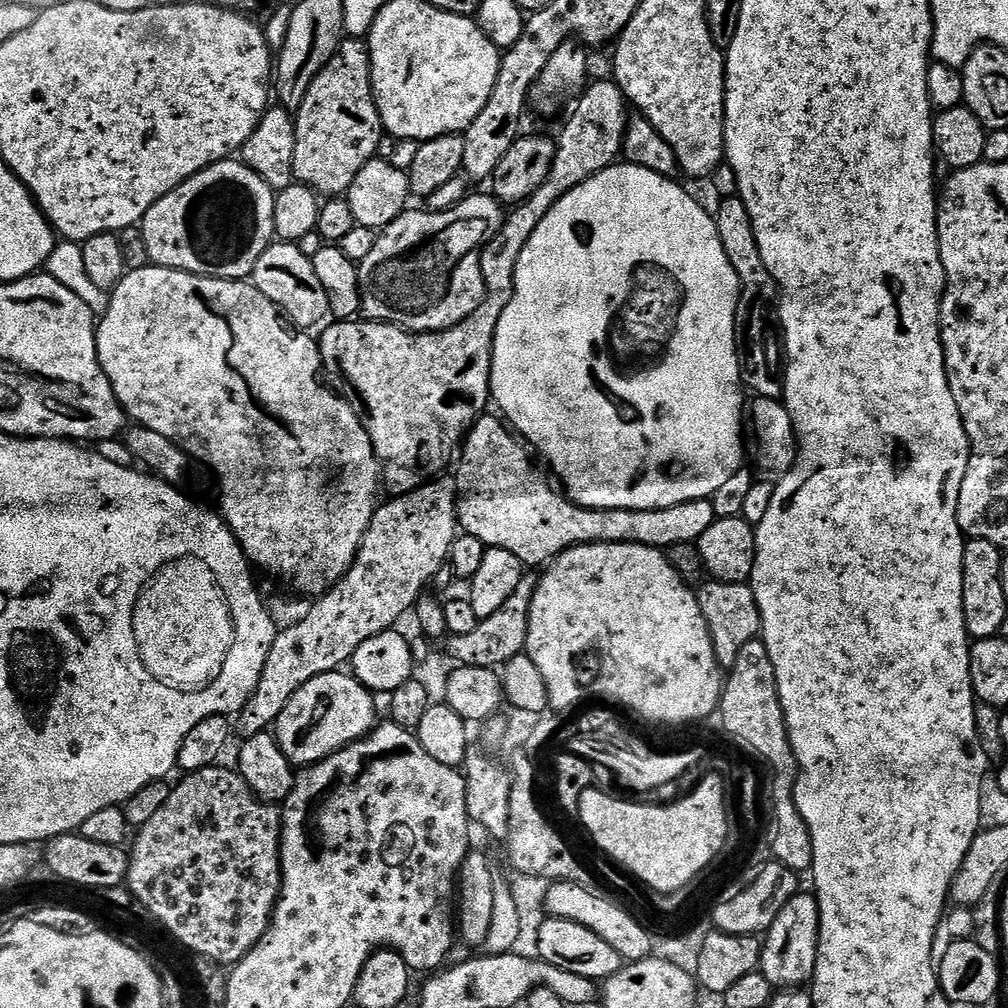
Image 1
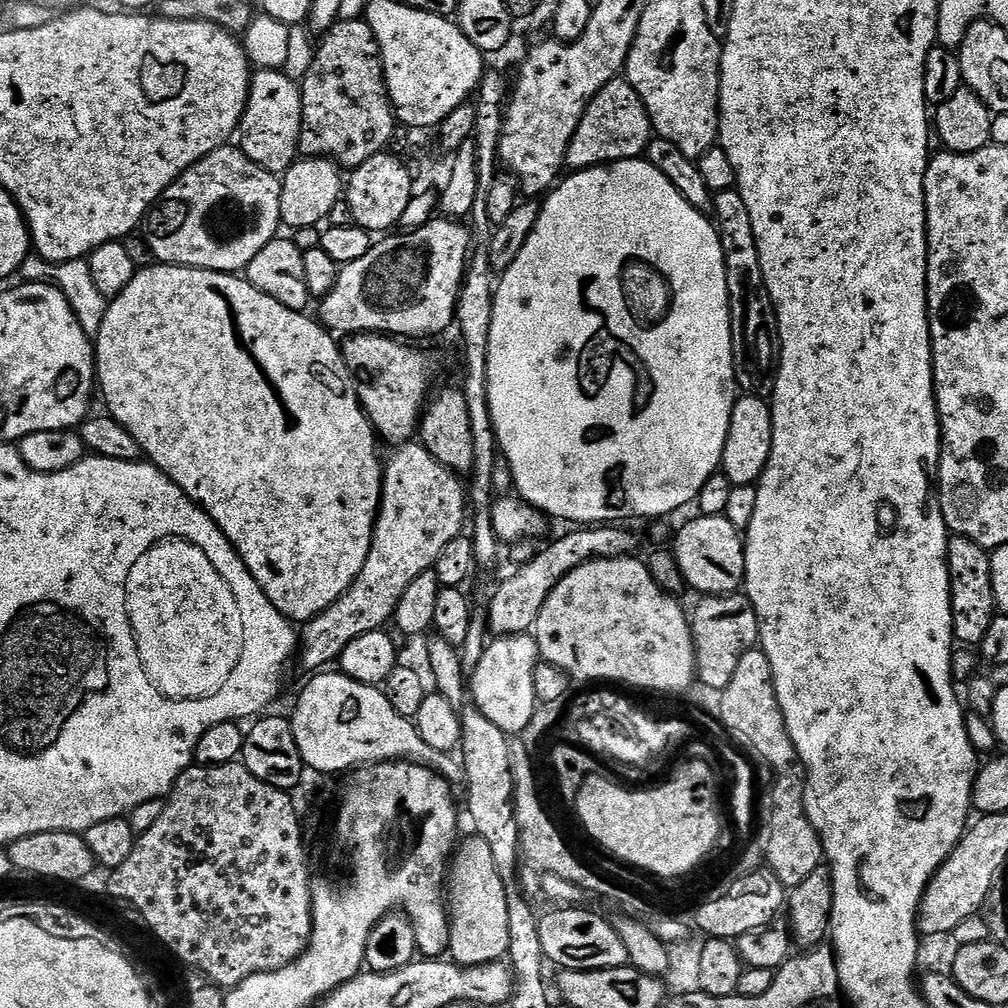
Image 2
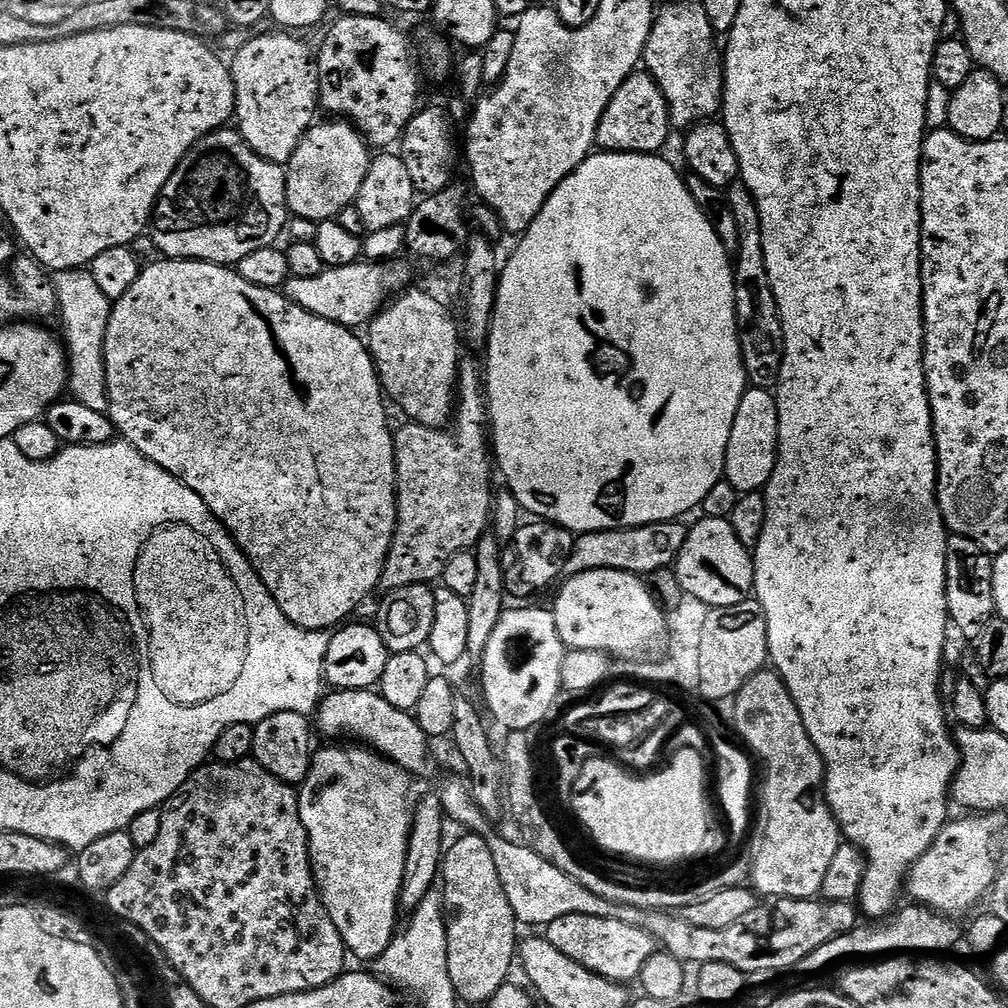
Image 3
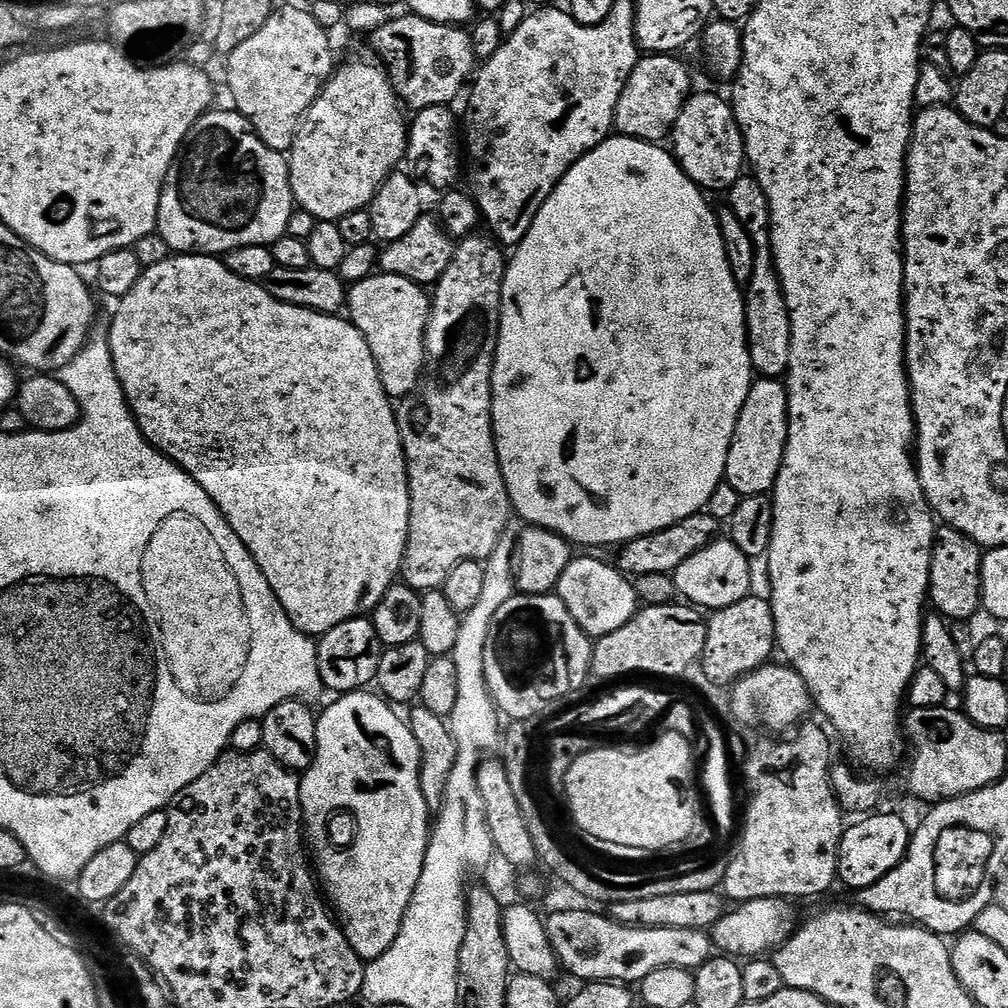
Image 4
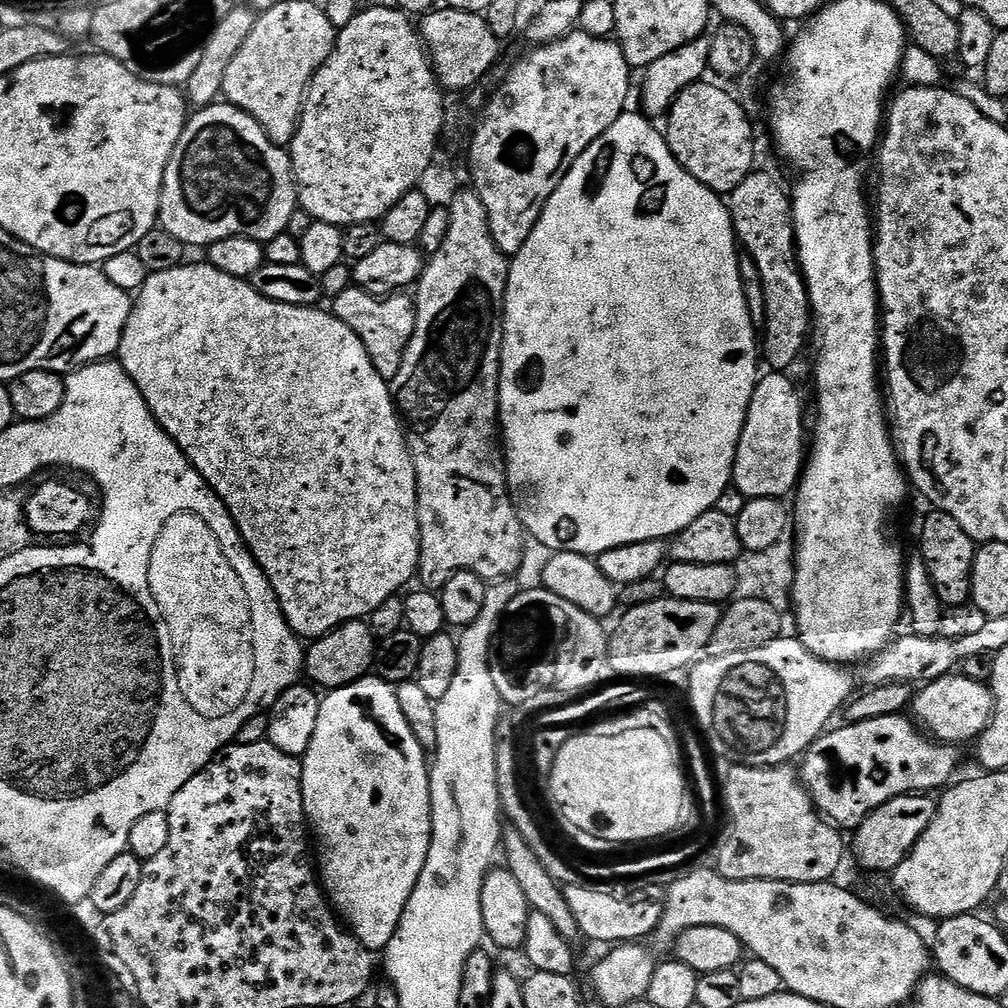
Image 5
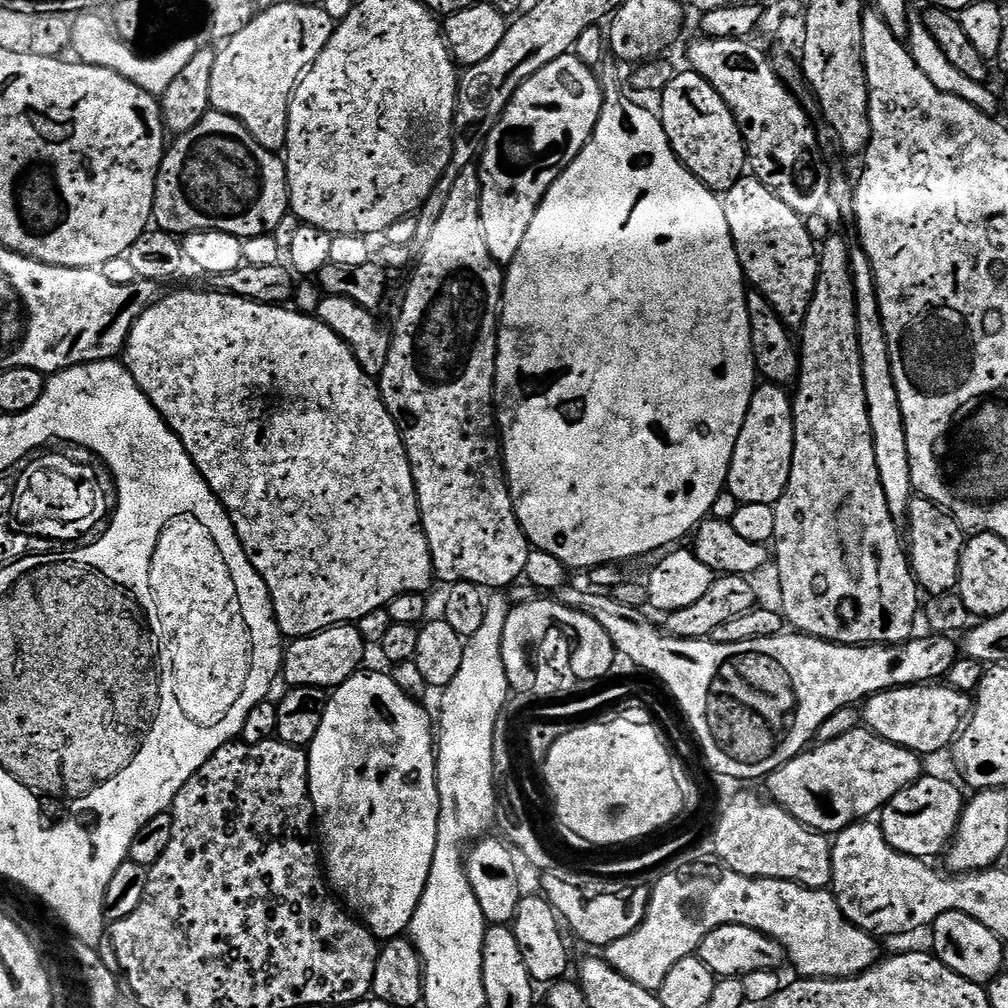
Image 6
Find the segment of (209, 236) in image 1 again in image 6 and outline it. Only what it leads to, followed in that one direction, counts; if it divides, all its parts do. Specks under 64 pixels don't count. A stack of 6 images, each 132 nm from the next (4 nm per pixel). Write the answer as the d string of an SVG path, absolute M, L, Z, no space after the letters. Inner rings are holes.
M210 110L194 130L179 133L173 140L176 141L173 144L171 141L160 163L160 178L156 182L152 207L152 219L159 231L187 234L198 230L222 230L241 238L267 236L275 233L282 218L289 215L285 161L277 153L263 148L242 122L225 112Z

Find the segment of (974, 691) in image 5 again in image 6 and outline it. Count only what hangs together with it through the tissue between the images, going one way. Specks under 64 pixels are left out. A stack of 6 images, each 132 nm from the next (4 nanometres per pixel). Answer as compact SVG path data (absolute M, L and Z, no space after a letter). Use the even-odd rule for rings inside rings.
M947 683L911 684L869 696L862 704L862 720L869 732L881 736L886 742L894 742L921 758L927 758L955 745L972 717L973 707L974 700L969 693L954 690Z

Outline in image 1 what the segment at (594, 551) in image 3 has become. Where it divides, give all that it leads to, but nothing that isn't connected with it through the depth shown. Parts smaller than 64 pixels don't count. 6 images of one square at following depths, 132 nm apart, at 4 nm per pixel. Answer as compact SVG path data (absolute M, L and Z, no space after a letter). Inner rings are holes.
M525 574L518 586L515 587L514 594L507 598L505 605L499 607L485 620L481 620L474 630L470 630L470 634L449 635L446 640L447 655L457 665L465 668L491 668L493 670L508 664L510 658L521 655L525 651L524 643L530 622L530 602L536 589L536 582L535 575Z

